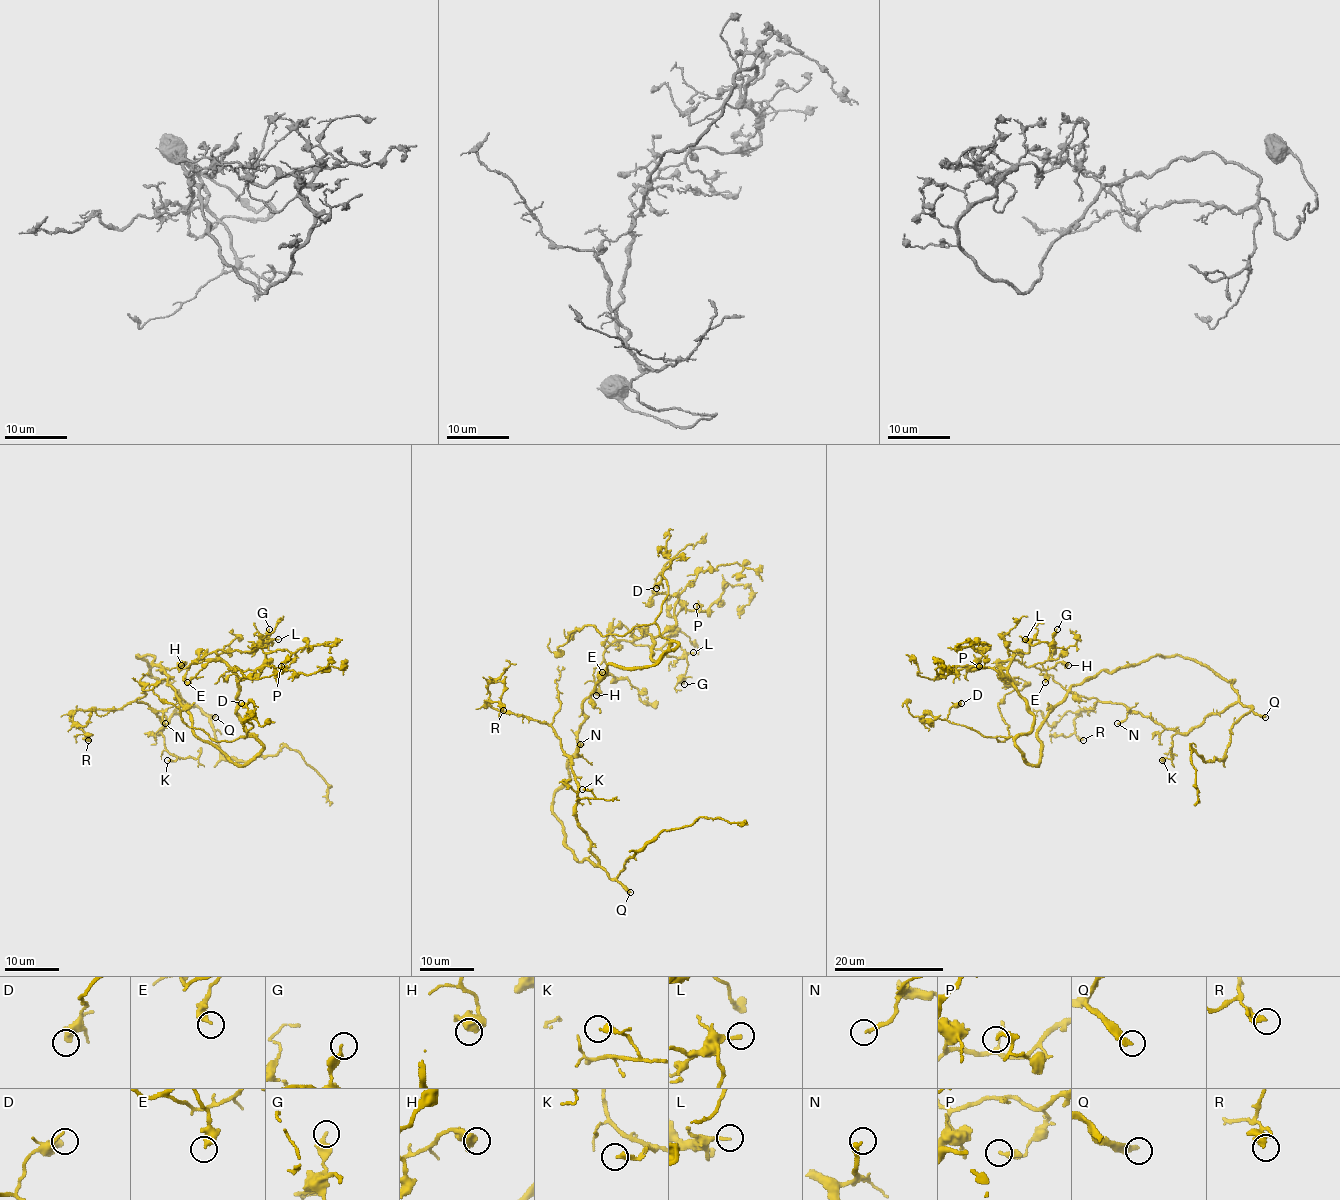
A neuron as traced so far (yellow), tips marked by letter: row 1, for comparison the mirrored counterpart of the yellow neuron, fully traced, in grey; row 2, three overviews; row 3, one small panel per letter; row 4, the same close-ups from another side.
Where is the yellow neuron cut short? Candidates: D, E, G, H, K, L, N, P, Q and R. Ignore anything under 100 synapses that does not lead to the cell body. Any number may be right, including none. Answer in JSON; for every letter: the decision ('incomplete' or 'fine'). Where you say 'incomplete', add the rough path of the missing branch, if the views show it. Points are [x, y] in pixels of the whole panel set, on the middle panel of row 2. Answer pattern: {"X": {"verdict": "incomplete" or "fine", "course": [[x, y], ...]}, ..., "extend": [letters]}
{"D": {"verdict": "fine"}, "E": {"verdict": "fine"}, "G": {"verdict": "fine"}, "H": {"verdict": "fine"}, "K": {"verdict": "fine"}, "L": {"verdict": "fine"}, "N": {"verdict": "fine"}, "P": {"verdict": "fine"}, "Q": {"verdict": "incomplete"}, "R": {"verdict": "fine"}, "extend": ["Q"]}

